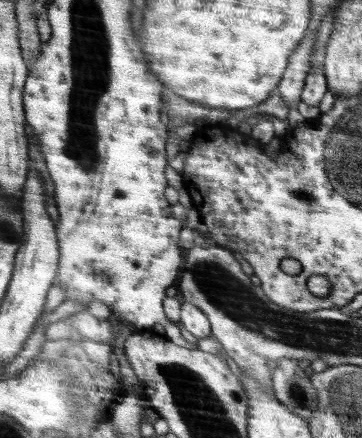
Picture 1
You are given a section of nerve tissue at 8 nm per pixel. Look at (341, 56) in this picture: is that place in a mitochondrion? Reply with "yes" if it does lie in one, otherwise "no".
no

